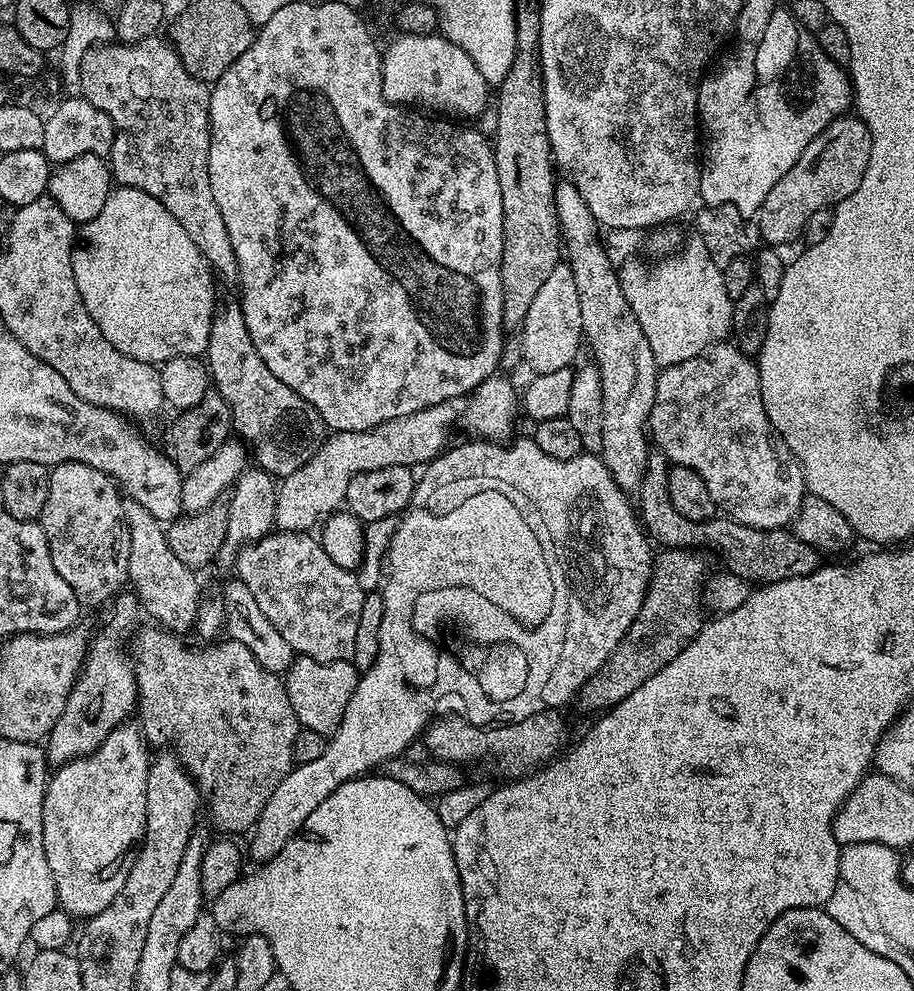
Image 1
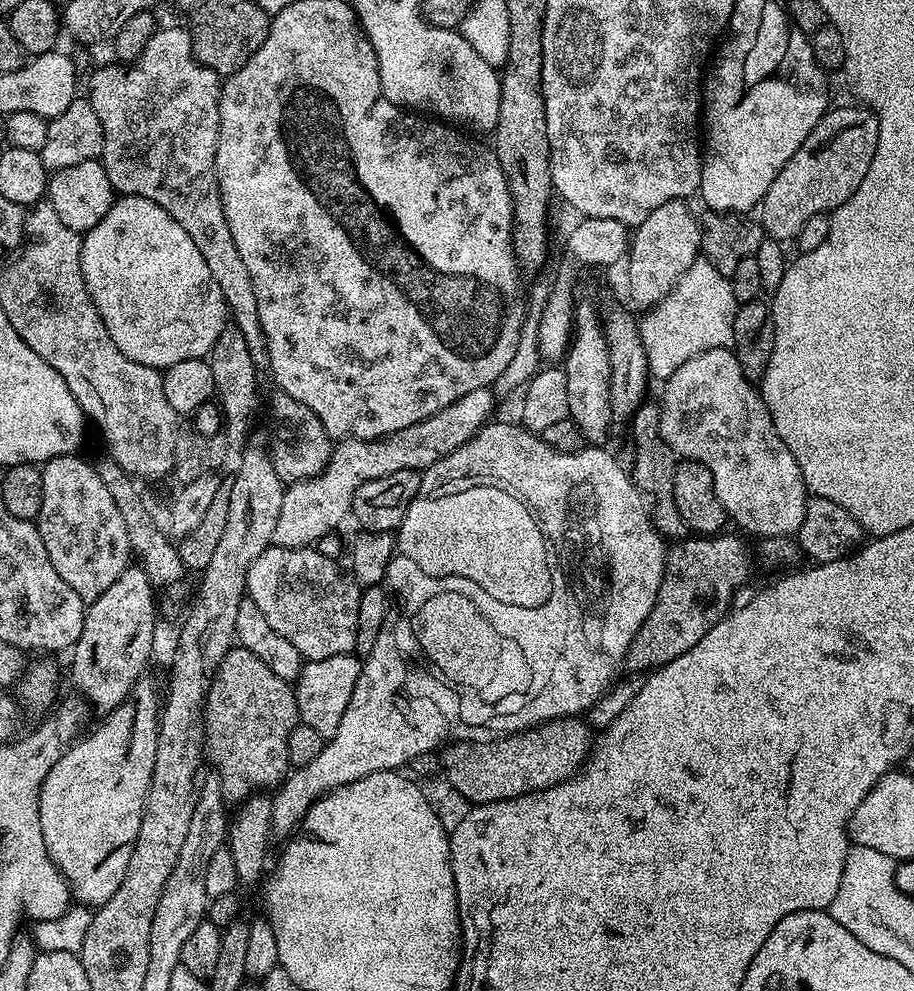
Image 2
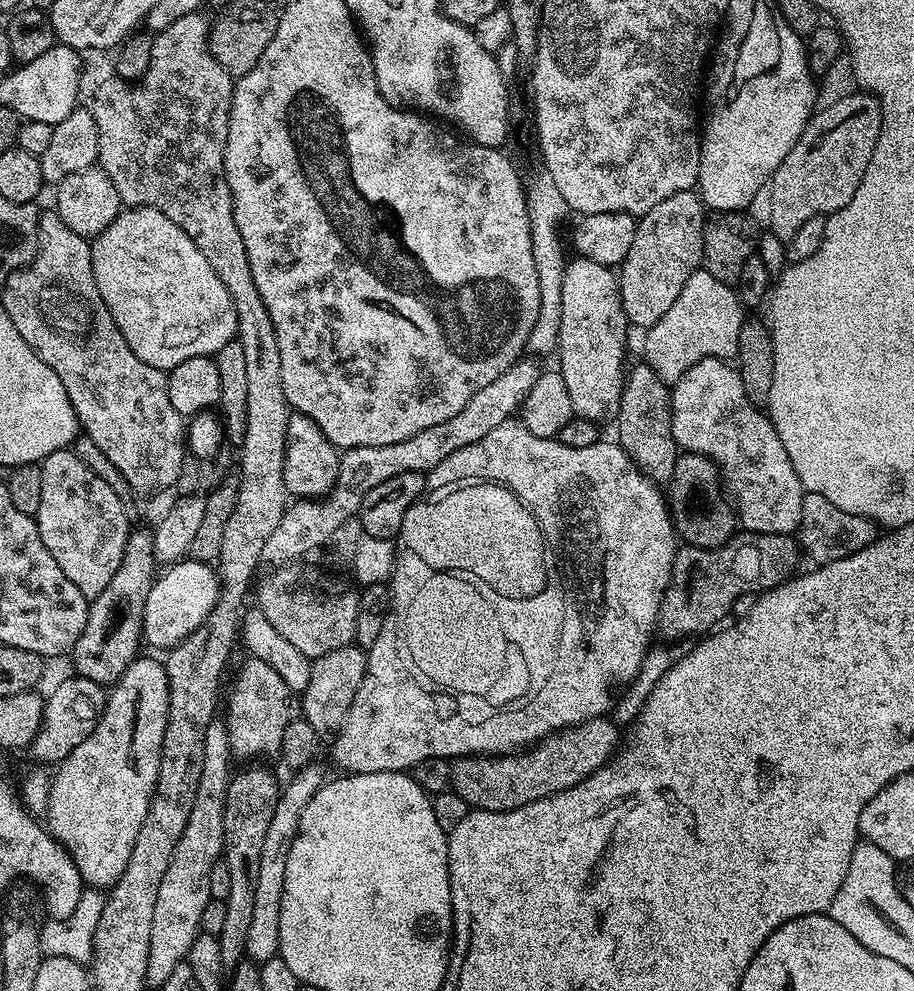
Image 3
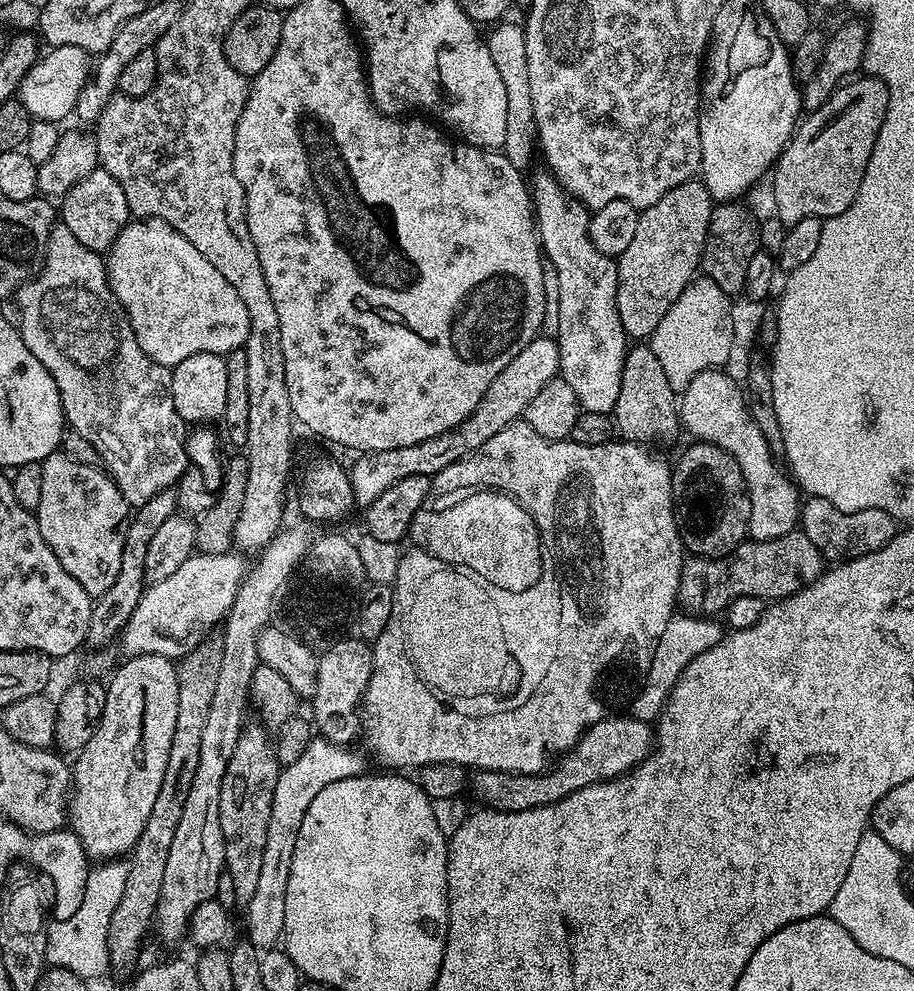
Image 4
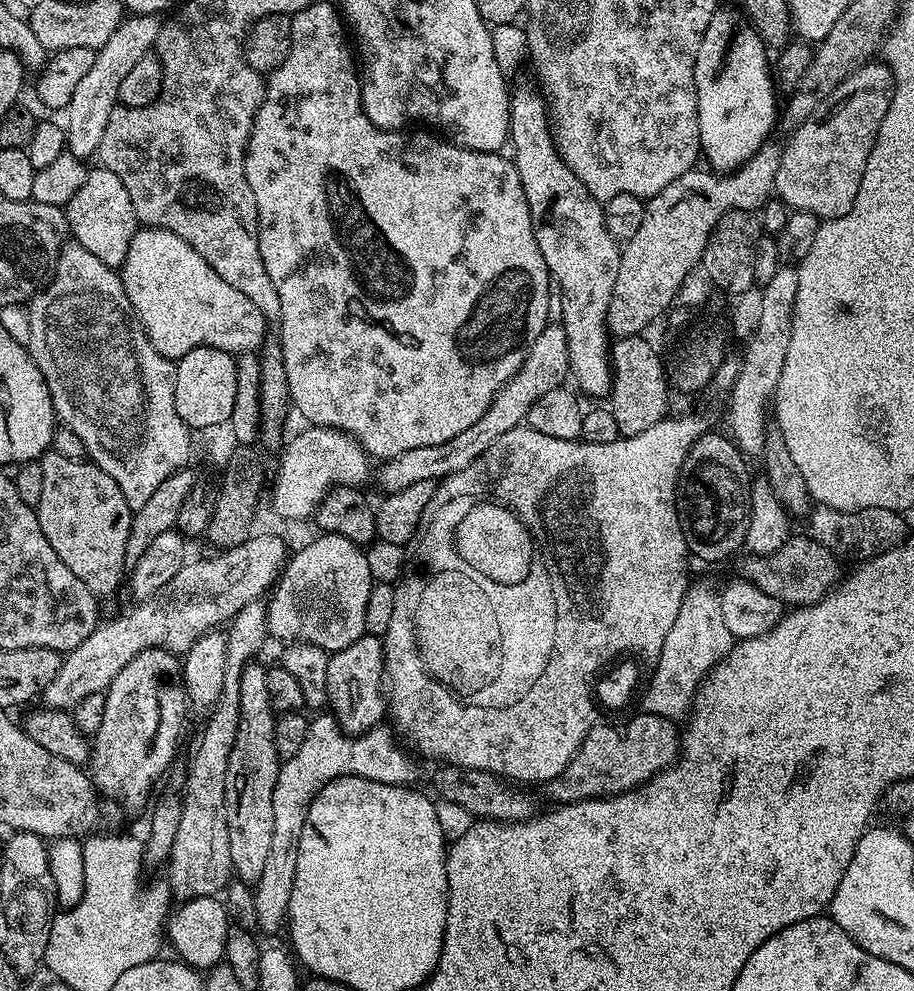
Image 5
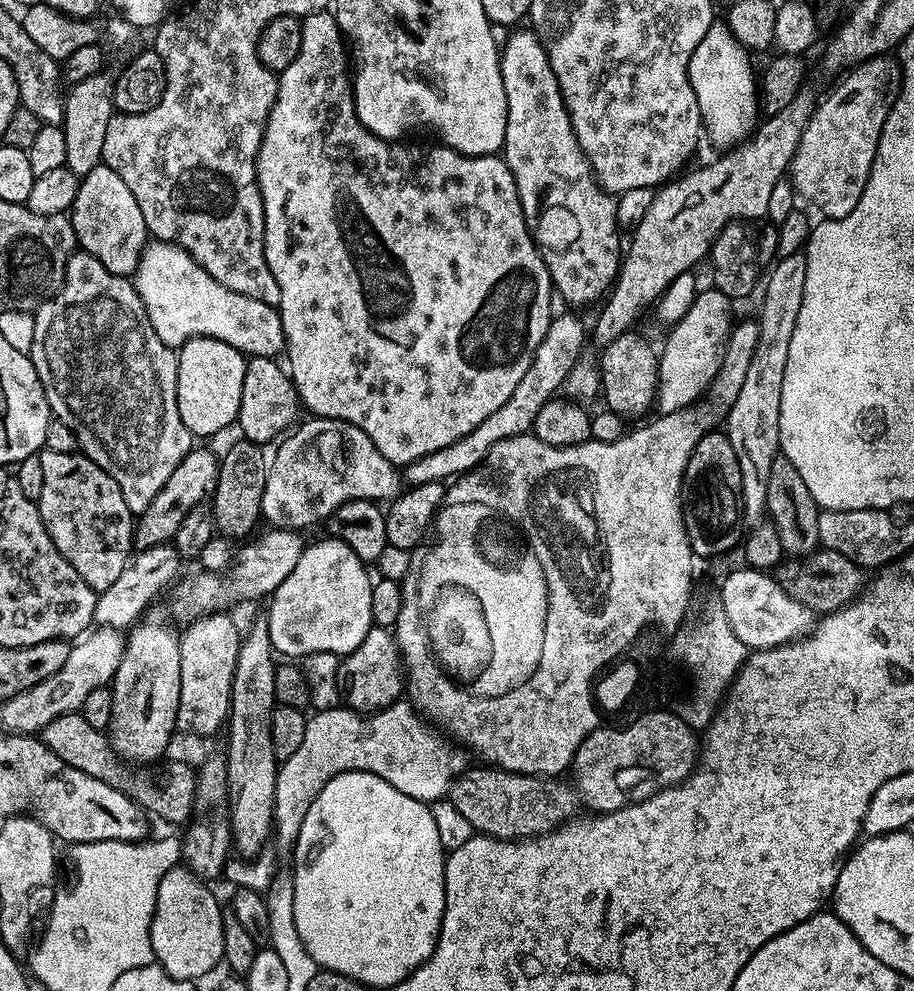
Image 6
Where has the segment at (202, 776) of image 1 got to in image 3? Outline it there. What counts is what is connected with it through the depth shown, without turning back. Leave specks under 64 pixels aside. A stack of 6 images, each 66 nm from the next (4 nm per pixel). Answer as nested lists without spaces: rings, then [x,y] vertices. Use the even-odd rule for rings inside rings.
[[[245,659],[245,664],[236,672],[236,681],[232,684],[232,693],[227,693],[226,708],[228,704],[228,737],[230,750],[233,757],[244,759],[248,762],[251,756],[272,756],[279,753],[282,746],[282,730],[297,719],[298,696],[282,682],[282,677],[277,674],[266,662]]]

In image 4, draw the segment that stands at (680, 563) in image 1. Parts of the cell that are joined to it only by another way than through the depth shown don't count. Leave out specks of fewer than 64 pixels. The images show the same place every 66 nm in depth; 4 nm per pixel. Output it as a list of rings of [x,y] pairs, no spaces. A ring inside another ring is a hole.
[[[802,530],[769,541],[749,538],[725,556],[689,555],[682,566],[678,604],[685,613],[712,618],[742,596],[755,596],[763,602],[785,600],[810,586],[825,571],[824,555]]]

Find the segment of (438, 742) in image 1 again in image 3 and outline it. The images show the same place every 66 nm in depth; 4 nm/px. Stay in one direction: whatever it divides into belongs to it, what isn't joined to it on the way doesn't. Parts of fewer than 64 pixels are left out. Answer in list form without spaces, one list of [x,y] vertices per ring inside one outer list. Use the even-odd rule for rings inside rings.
[[[599,716],[576,724],[573,728],[563,728],[561,732],[553,732],[551,736],[541,740],[540,743],[531,745],[519,754],[506,756],[462,756],[451,761],[452,779],[451,791],[466,802],[469,809],[481,812],[505,812],[518,810],[518,806],[526,806],[530,802],[538,802],[538,798],[546,798],[555,792],[570,790],[570,786],[578,786],[590,774],[594,774],[601,766],[608,763],[616,755],[622,744],[622,732],[611,719]]]

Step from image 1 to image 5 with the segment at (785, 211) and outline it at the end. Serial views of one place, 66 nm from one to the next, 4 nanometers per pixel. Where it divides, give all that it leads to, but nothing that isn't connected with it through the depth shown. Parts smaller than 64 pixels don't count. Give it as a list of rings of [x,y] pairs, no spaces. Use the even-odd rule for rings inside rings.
[[[864,64],[837,86],[806,122],[791,129],[792,137],[780,153],[774,189],[789,210],[809,212],[825,221],[846,214],[854,206],[862,174],[866,174],[866,161],[878,138],[878,126],[882,126],[882,118],[886,118],[886,110],[894,98],[895,85],[894,74],[887,64]]]

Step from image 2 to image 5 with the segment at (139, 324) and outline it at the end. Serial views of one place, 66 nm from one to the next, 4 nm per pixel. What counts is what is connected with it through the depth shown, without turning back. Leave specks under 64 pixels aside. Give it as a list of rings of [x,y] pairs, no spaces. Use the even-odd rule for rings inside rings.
[[[141,227],[130,242],[130,250],[126,250],[118,275],[124,284],[126,298],[130,298],[132,310],[140,320],[143,335],[167,360],[175,362],[195,348],[217,348],[233,354],[251,352],[259,349],[266,339],[264,331],[270,324],[264,319],[262,310],[258,310],[246,294],[234,290],[230,282],[218,278],[214,266],[210,266],[194,246],[182,242],[182,238],[170,230]]]

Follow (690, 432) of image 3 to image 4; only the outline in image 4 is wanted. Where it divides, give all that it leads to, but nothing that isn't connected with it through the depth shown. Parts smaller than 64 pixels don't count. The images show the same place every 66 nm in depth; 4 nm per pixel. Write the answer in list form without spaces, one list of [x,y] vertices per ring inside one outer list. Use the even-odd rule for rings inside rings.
[[[711,368],[698,374],[698,378],[694,378],[694,382],[690,382],[679,393],[678,411],[683,431],[688,431],[693,441],[718,446],[738,462],[748,487],[748,496],[752,500],[749,537],[769,541],[770,538],[792,532],[800,523],[802,496],[793,477],[785,471],[781,461],[772,455],[762,430],[758,430],[753,422],[745,389],[732,381],[724,370]]]

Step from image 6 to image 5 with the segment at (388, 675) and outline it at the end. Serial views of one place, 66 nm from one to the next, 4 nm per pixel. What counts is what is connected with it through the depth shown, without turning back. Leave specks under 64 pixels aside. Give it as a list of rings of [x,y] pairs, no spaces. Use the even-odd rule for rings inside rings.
[[[362,635],[345,649],[331,653],[326,668],[328,708],[341,728],[349,734],[369,732],[386,716],[386,673],[384,641],[378,636]]]

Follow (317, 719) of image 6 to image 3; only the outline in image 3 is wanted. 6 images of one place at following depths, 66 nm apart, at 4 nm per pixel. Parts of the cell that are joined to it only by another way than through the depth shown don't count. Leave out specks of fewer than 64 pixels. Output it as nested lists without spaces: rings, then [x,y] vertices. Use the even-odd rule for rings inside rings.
[[[316,767],[299,769],[293,775],[296,777],[281,787],[278,806],[274,806],[274,818],[270,818],[270,830],[266,830],[266,839],[262,845],[262,862],[258,862],[258,890],[254,890],[254,918],[250,918],[250,931],[246,933],[246,956],[253,962],[274,958],[280,950],[278,926],[286,880],[286,858],[290,858],[290,846],[294,846],[302,810],[306,810],[310,798],[314,798],[314,794],[318,794],[318,790],[326,782],[323,770]]]

